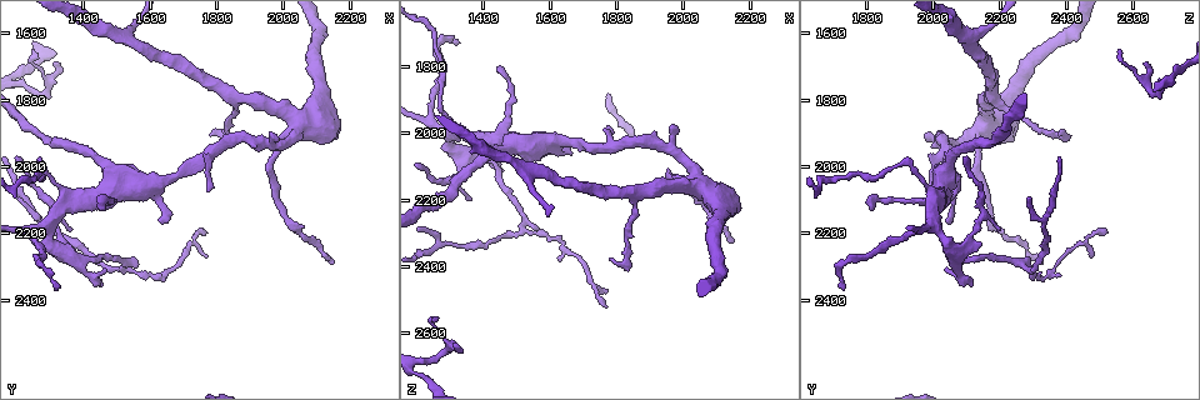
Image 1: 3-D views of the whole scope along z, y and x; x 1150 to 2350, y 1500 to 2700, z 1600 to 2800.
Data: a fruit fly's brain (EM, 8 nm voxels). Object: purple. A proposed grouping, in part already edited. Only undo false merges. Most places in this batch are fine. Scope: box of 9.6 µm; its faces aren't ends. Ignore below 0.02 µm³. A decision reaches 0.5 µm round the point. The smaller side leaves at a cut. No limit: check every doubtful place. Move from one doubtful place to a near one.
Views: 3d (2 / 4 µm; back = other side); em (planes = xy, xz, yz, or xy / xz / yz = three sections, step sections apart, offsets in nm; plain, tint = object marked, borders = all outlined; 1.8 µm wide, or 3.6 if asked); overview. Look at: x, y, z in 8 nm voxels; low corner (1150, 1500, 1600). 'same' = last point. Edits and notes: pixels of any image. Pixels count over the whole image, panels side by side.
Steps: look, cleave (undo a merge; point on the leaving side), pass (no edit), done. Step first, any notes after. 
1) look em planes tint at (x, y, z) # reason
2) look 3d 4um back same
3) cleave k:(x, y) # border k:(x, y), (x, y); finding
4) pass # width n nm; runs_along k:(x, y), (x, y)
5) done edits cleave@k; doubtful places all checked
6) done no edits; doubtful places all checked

look 3d 4um at (1570, 1630, 2110)

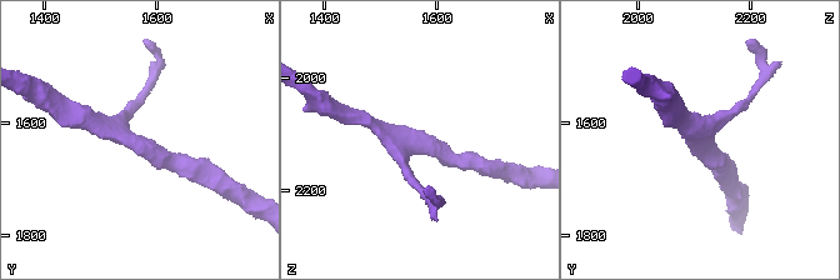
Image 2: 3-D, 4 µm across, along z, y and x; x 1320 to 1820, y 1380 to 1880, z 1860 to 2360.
look em xz step 16 tint at (1560, 1630, 2110) # arms 3

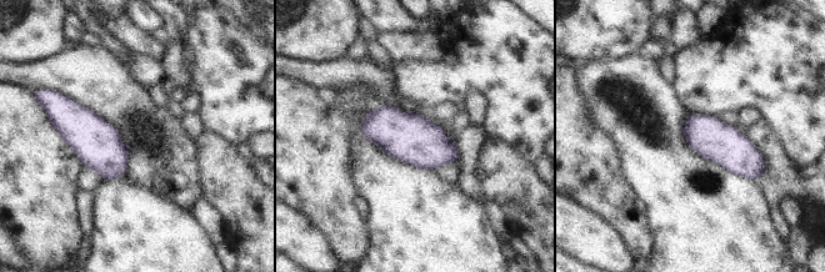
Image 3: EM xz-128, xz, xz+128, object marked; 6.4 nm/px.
pass # one neuron here

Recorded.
look 3d 4um back at (1570, 2060, 2040) # thick turns thin

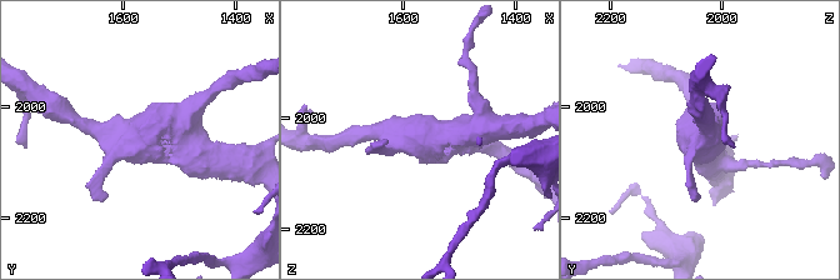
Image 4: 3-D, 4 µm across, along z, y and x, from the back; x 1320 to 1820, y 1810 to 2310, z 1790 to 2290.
look em yz step 8 tint at (1580, 2060, 2025)

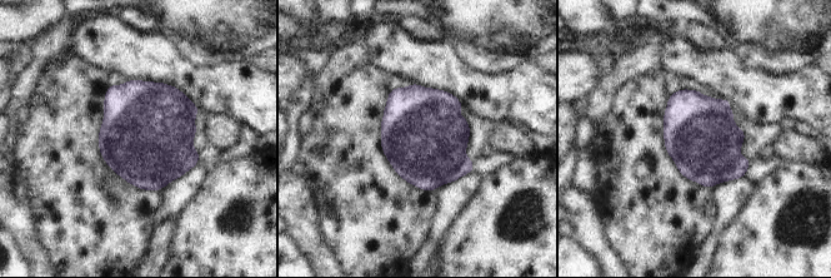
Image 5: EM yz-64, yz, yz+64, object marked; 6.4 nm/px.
pass # all the same neuron

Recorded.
look 3d 4um at (1330, 2060, 1990) # calibre changes

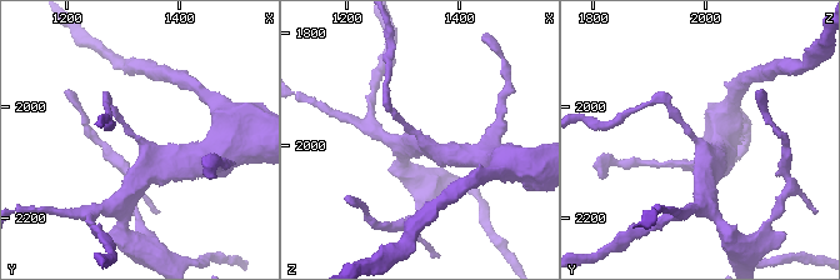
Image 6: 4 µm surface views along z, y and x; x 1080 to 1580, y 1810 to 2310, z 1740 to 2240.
look em planes tint at (1335, 2060, 1985) # arms 3; now the EM

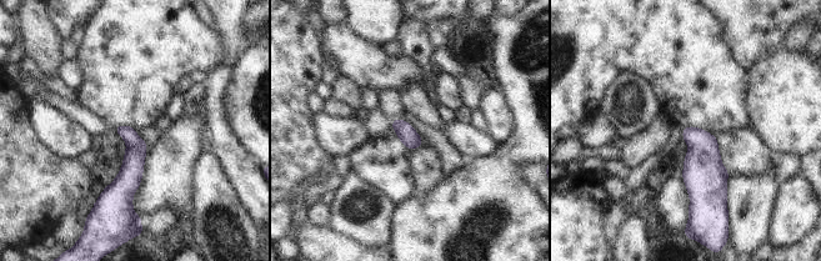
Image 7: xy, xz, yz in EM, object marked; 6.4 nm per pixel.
pass # width 120 nm; runs_along 7:(121, 128), (133, 140), (124, 206); continuous, no second neuron

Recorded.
look em planes borders at (2060, 1870, 2160) # calibre changes

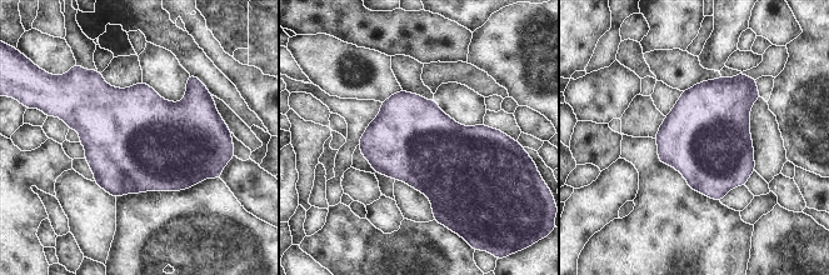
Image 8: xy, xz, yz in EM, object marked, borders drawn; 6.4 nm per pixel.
pass # continuous, no second neuron

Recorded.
look 3d 2um at (1340, 2260, 2080)

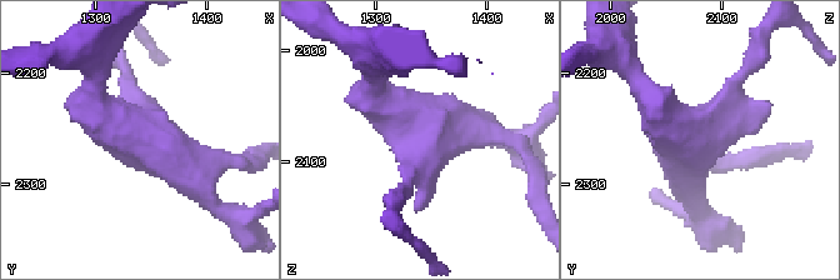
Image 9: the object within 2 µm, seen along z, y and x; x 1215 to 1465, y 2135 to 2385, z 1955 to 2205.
look em planes plain at (1340, 2258, 2070) # now the EM

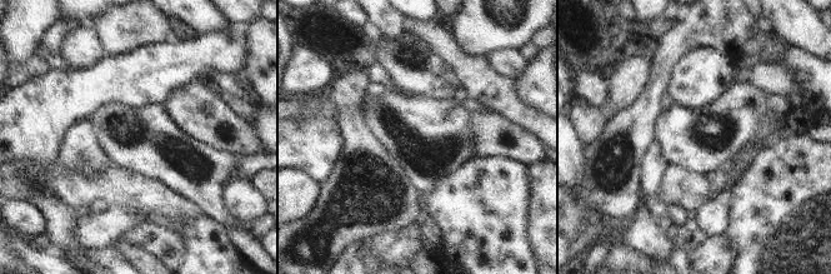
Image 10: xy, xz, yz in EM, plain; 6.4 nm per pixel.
look em planes tint same

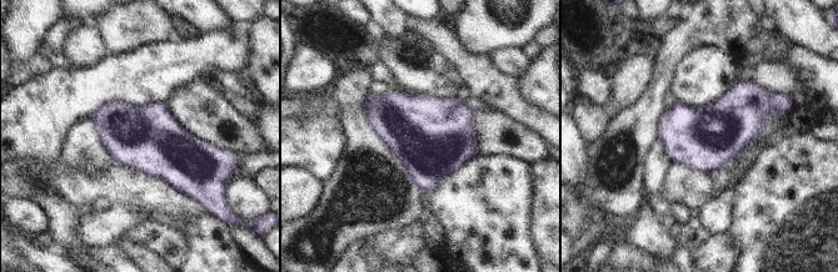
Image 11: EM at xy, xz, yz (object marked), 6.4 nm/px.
pass # width 420 nm; all the same neuron

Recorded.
look 3d 4um at (1270, 1780, 2650) # sharp bend

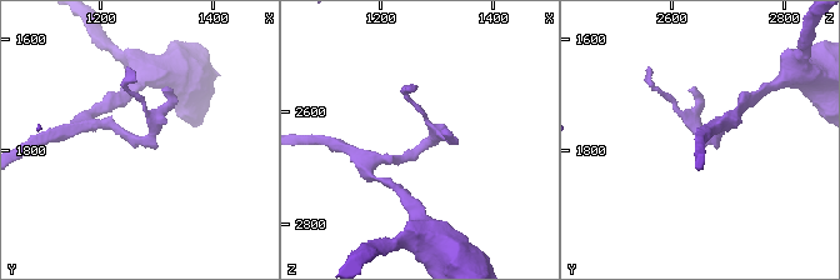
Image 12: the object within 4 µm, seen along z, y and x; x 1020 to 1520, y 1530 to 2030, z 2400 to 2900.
look em 3.6um planes tint at (1280, 1775, 2655) # need the tissue

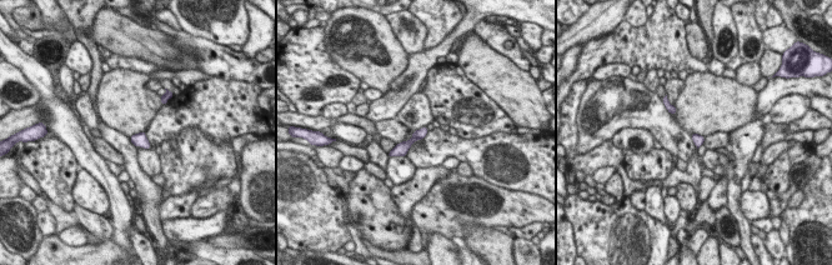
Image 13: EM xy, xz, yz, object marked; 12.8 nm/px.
pass # continuous, no second neuron

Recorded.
done no edits; doubtful places all checked

